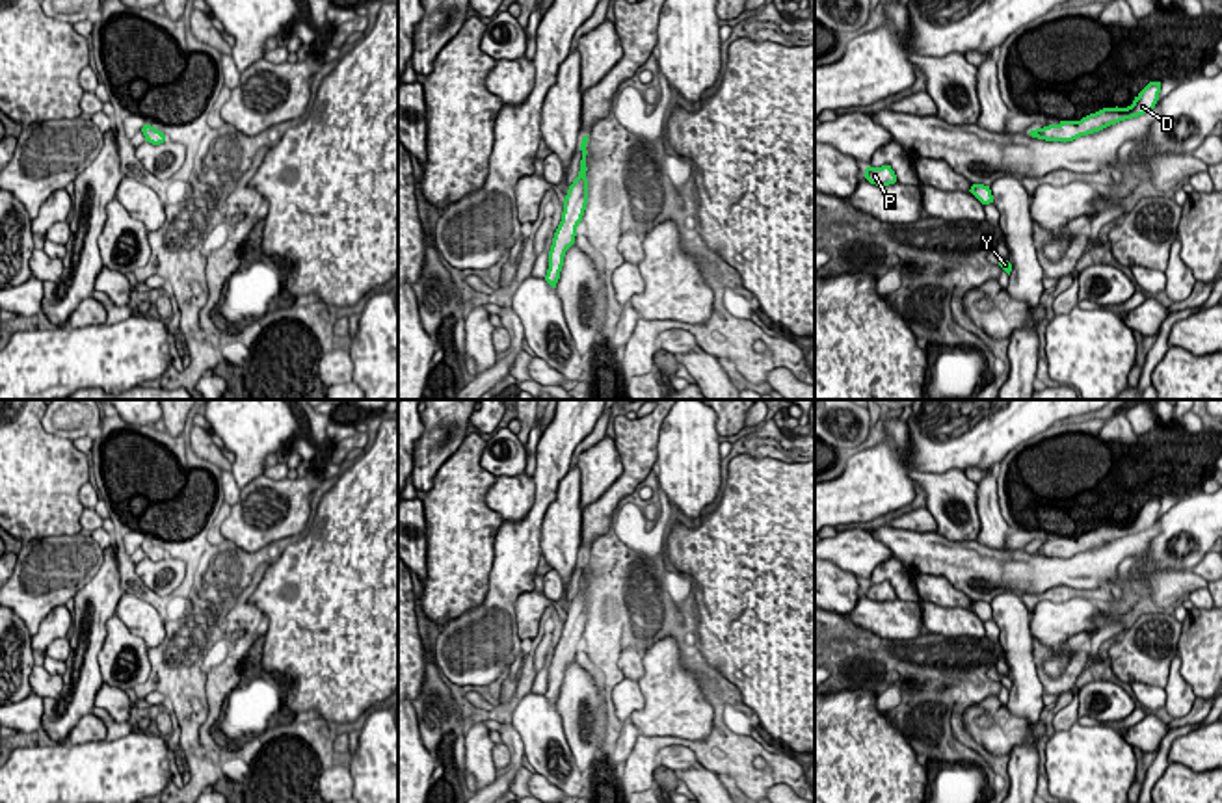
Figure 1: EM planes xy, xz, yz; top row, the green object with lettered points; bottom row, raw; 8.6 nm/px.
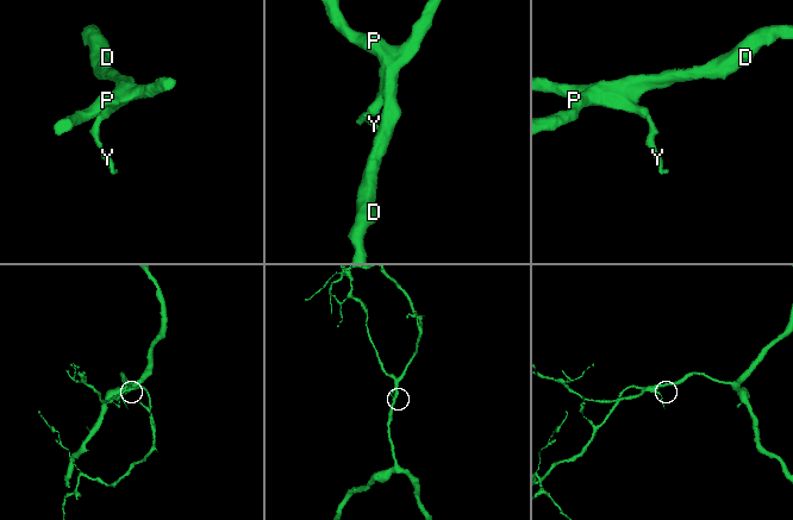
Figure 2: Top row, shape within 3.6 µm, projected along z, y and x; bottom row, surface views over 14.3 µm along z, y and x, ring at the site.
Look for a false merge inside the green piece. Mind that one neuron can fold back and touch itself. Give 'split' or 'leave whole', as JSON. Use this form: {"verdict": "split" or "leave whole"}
{"verdict": "leave whole"}

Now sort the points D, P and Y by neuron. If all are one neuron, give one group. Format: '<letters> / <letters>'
D P Y

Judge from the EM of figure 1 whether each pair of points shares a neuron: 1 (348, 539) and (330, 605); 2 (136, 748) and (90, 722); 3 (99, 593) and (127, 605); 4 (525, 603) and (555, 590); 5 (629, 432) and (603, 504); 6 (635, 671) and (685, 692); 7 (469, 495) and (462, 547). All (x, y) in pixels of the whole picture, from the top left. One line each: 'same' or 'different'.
1: same
2: different
3: different
4: different
5: same
6: different
7: same

